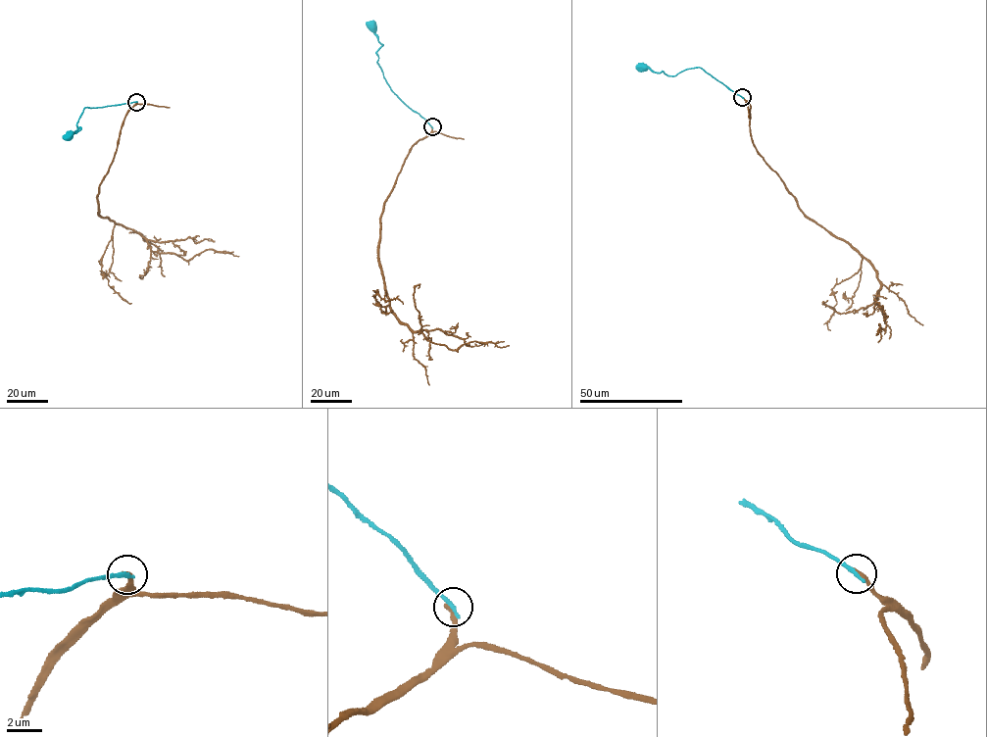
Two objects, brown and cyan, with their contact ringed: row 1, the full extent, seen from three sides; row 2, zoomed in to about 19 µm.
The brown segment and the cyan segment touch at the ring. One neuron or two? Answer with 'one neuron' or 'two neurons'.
two neurons

